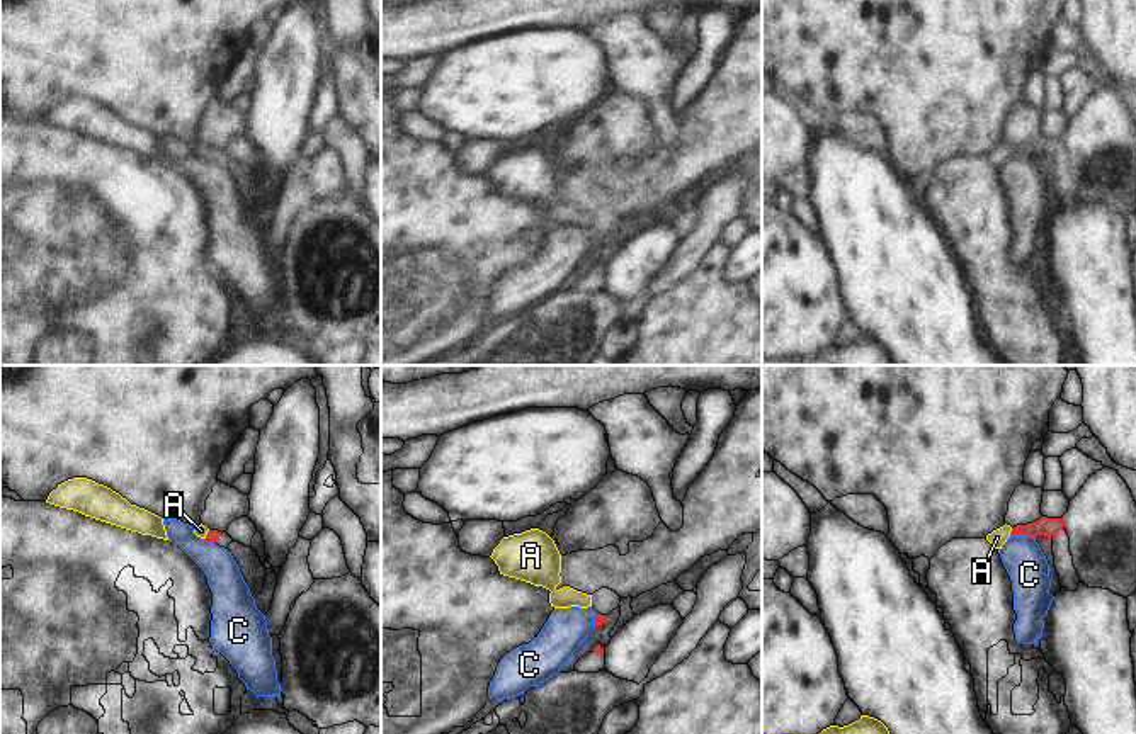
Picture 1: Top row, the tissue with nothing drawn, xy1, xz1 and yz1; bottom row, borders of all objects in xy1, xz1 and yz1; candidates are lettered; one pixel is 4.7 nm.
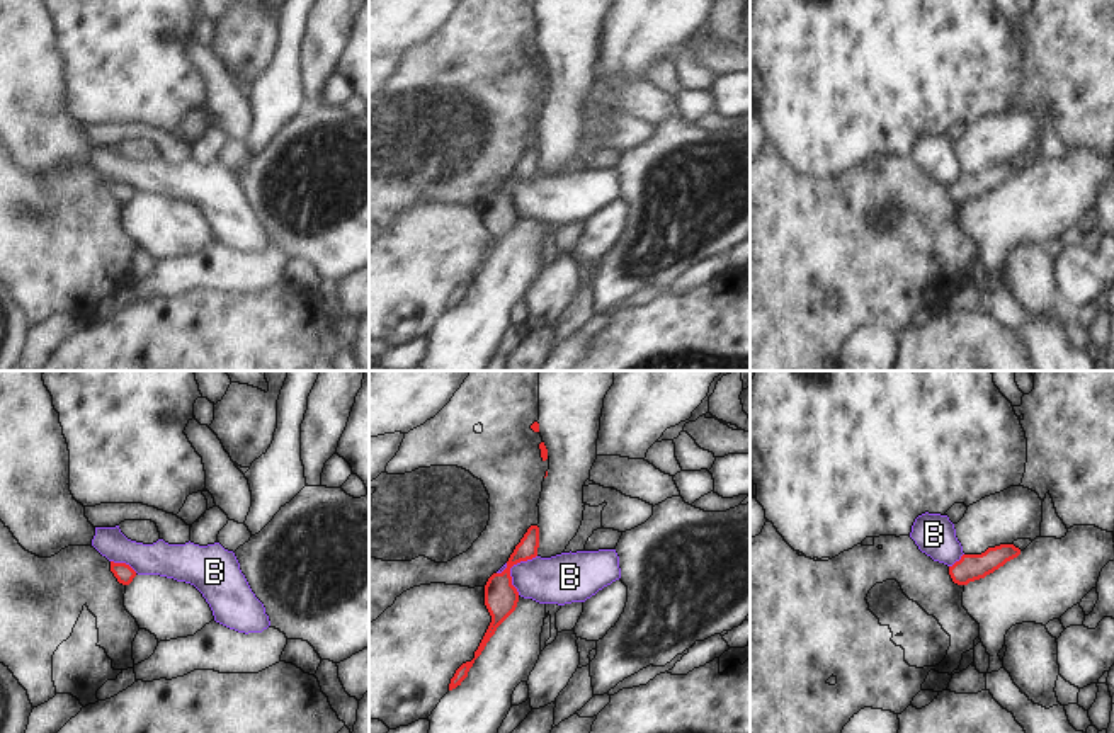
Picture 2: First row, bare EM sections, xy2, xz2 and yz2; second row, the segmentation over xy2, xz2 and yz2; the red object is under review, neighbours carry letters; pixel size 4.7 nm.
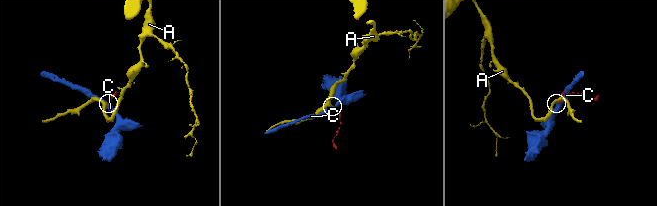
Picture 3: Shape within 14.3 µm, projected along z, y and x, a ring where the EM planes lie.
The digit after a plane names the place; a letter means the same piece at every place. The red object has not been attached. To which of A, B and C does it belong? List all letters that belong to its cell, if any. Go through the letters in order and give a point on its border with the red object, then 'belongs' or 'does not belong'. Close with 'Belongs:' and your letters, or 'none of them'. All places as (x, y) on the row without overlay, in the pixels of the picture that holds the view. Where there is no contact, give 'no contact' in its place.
A: yz1 (1011, 152) | belongs
B: xz2 (516, 182) | does not belong
C: yz1 (1022, 153) | does not belong
Belongs: A

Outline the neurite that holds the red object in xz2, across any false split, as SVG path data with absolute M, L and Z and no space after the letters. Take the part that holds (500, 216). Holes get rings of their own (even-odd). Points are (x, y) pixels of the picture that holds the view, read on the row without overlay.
M531 145L520 162L515 165L514 172L507 180L507 187L502 192L493 192L485 204L485 224L492 235L492 241L475 270L475 277L471 281L463 282L454 296L451 298L449 310L461 304L461 301L468 296L469 287L475 279L481 274L490 257L495 253L497 247L515 230L519 221L519 211L512 204L510 187L520 180L527 180L537 175L539 167L539 146Z

